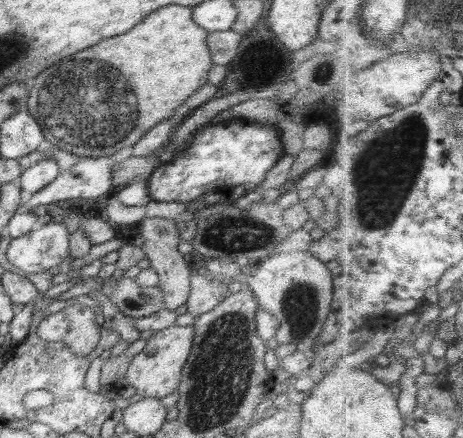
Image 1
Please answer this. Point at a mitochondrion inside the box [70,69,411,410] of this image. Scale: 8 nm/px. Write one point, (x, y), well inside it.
(230, 234)

